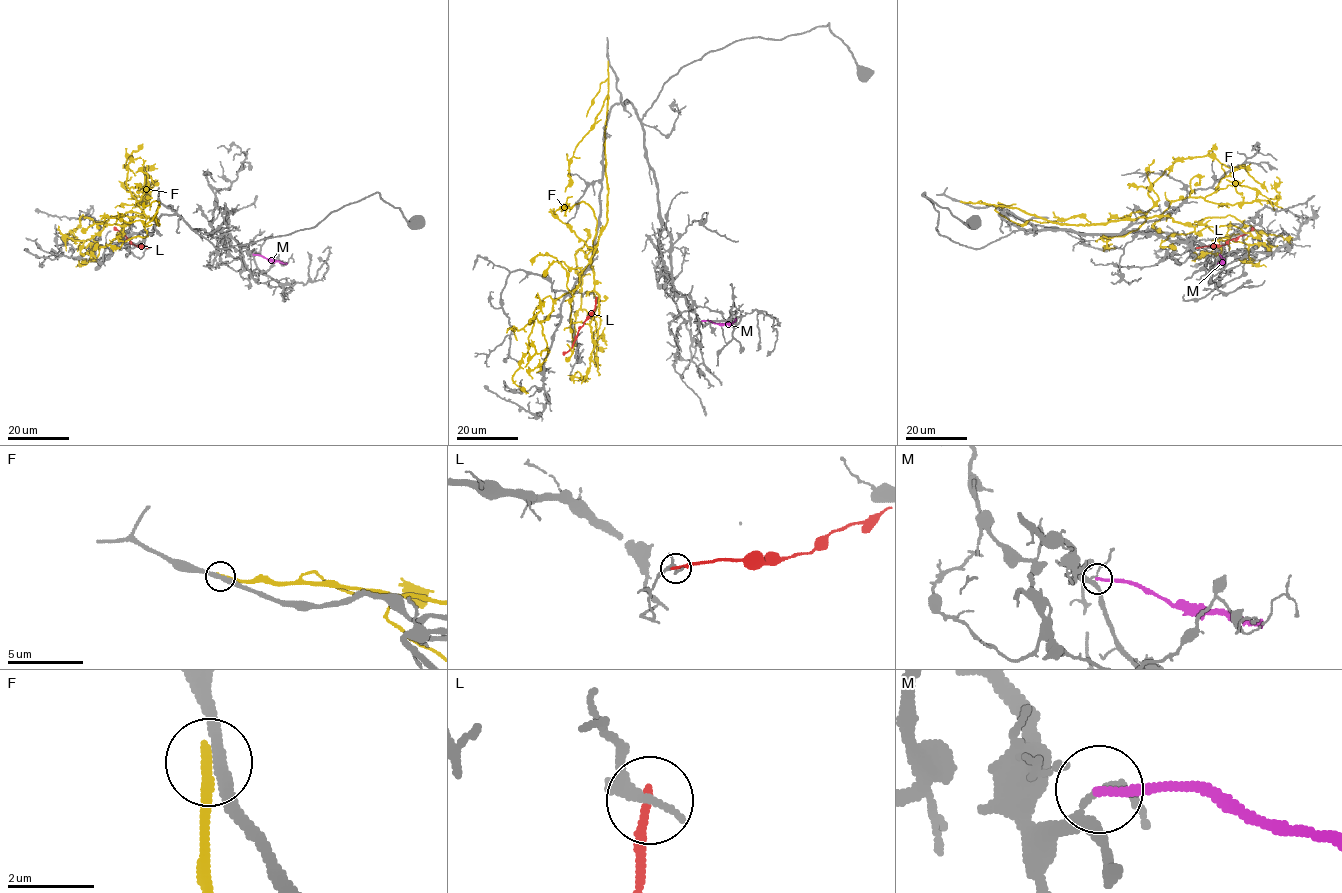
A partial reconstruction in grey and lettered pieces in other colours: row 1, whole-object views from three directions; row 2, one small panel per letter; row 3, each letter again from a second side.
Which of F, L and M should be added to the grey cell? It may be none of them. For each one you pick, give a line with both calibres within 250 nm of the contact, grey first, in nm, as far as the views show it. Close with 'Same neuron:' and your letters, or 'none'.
Same neuron: none

